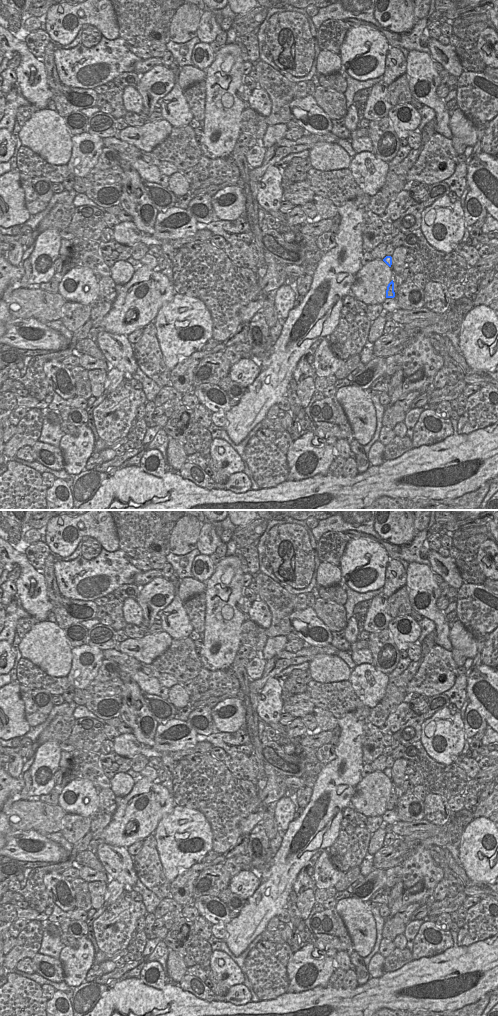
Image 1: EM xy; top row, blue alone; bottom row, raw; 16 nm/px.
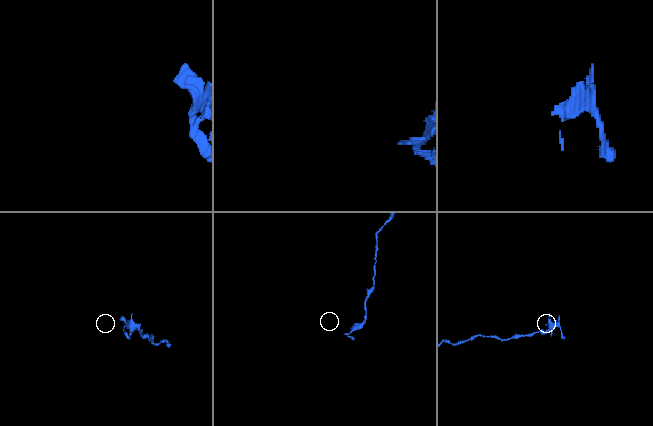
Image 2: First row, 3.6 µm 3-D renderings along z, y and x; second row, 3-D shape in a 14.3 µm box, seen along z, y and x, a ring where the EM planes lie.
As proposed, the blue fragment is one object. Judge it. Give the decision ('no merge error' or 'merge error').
merge error

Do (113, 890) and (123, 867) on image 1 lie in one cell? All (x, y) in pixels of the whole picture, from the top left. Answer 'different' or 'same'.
different

